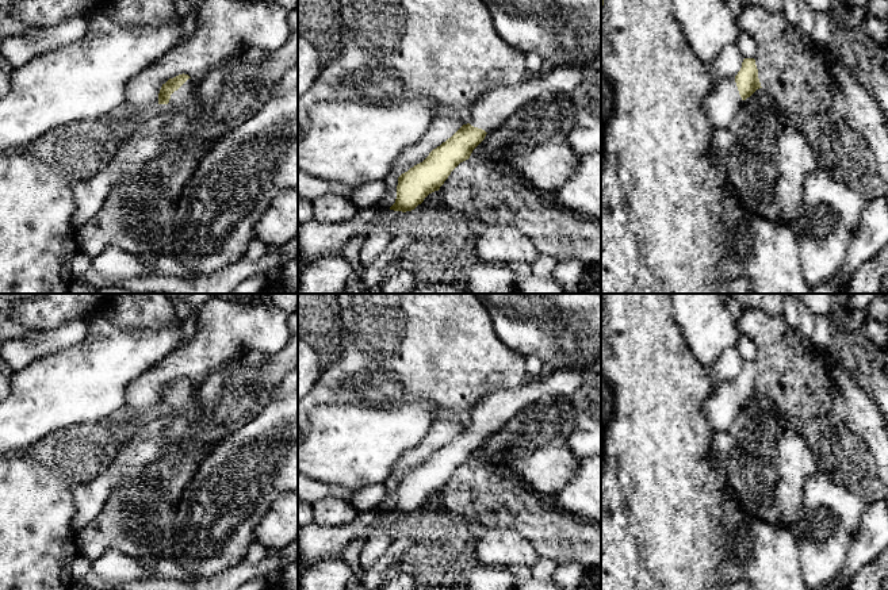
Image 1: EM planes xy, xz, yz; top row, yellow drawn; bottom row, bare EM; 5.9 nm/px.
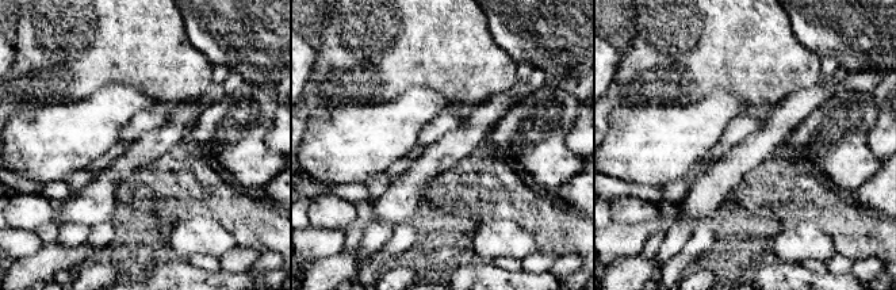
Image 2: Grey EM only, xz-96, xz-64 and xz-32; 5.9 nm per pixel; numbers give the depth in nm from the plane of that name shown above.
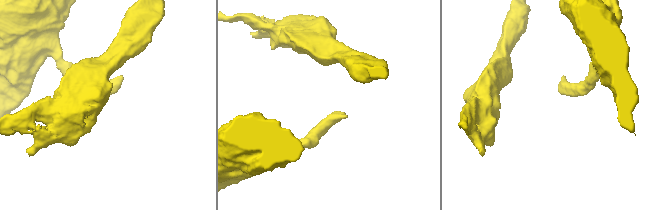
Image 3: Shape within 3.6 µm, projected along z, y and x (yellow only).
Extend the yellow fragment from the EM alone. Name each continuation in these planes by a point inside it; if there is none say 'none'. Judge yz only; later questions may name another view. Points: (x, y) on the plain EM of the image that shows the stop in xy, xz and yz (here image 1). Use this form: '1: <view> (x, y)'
1: yz (720, 407)

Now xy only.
1: xy (186, 398)

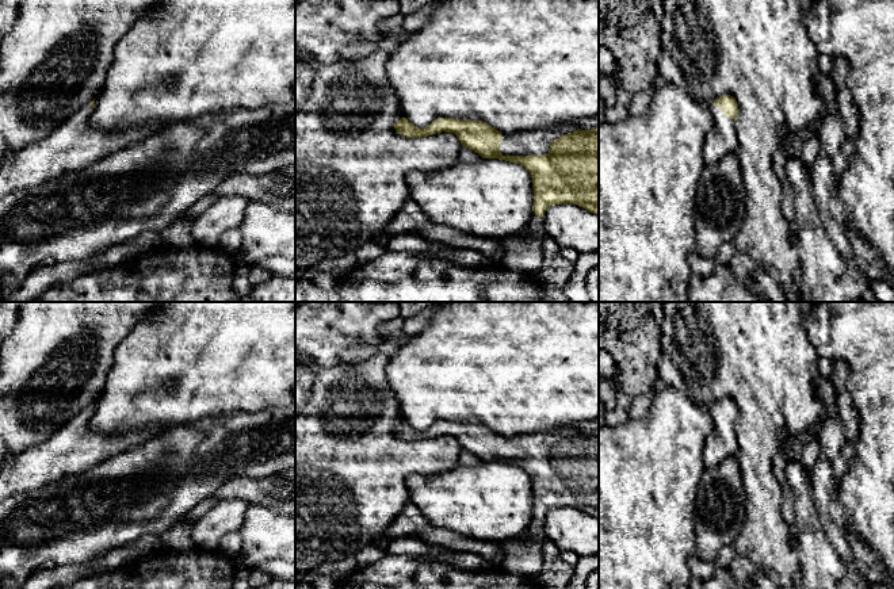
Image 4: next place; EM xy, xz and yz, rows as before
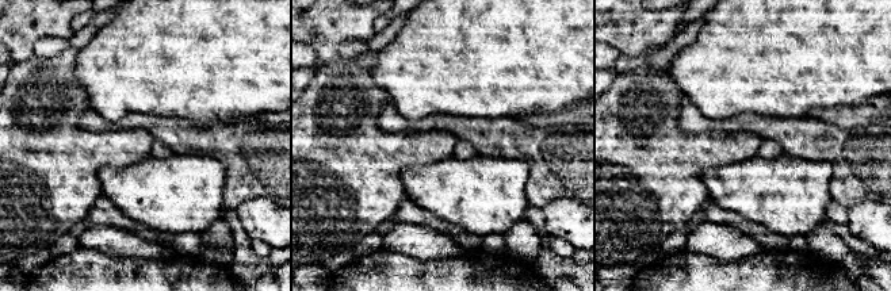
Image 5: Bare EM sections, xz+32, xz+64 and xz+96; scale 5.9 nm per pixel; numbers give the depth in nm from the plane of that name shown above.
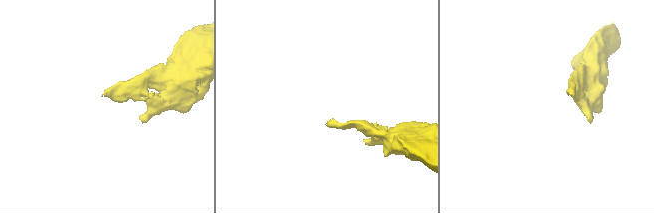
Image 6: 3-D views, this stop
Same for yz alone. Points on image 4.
1: yz (722, 442)

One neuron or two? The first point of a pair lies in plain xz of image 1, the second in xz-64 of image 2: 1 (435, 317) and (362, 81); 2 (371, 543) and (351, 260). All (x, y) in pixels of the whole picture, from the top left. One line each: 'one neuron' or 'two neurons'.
1: one neuron
2: two neurons

